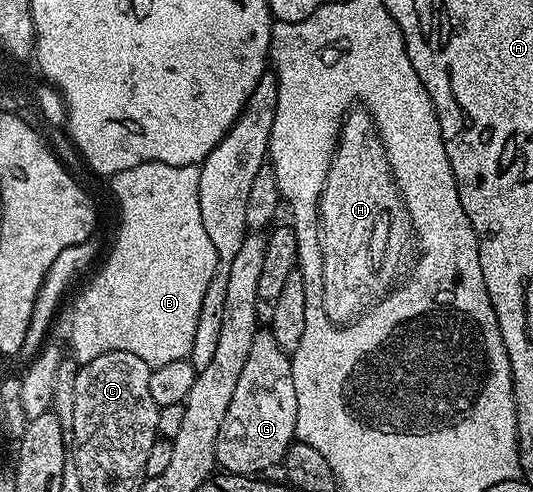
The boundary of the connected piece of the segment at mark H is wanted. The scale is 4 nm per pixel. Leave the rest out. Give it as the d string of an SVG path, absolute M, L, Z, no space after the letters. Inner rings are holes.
M348 111L342 117L341 127L337 137L337 143L334 145L335 153L330 153L329 163L326 165L326 176L323 182L323 192L319 195L319 239L317 246L321 250L321 282L323 283L323 308L327 312L328 318L332 324L346 326L353 320L359 319L367 309L378 304L388 292L391 291L396 283L395 275L399 272L399 263L403 260L403 255L407 252L407 247L412 247L413 233L411 231L411 220L407 216L407 207L403 205L403 199L399 196L399 185L395 182L393 169L387 161L387 145L381 142L379 137L379 129L376 121L372 120L370 111L363 112ZM387 216L391 216L391 220L395 224L391 224L387 228Z

